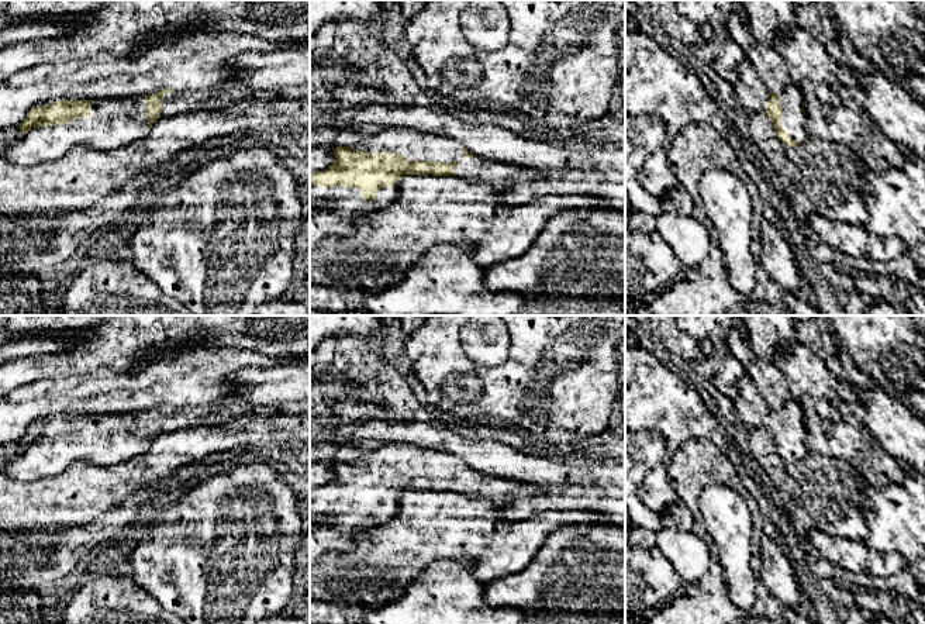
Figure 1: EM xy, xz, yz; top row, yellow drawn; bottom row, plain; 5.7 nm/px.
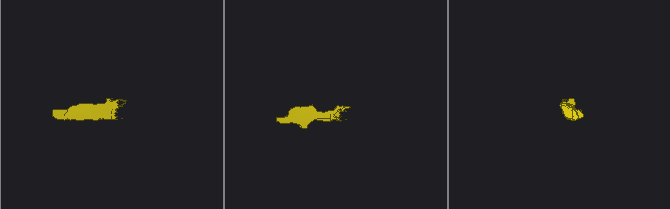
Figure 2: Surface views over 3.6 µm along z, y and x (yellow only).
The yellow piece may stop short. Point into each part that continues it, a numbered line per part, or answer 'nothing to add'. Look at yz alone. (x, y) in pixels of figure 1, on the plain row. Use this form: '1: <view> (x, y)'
1: yz (751, 409)
2: yz (791, 435)

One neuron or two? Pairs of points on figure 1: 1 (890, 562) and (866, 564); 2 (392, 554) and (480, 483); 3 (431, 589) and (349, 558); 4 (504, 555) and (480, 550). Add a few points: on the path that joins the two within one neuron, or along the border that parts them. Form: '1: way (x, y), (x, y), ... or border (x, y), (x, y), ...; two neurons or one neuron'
1: way (884, 564), (872, 564); one neuron
2: border (434, 490), (458, 490), (494, 503); two neurons
3: border (437, 561), (427, 565), (394, 600), (386, 603); two neurons
4: way (499, 550), (486, 550); one neuron

